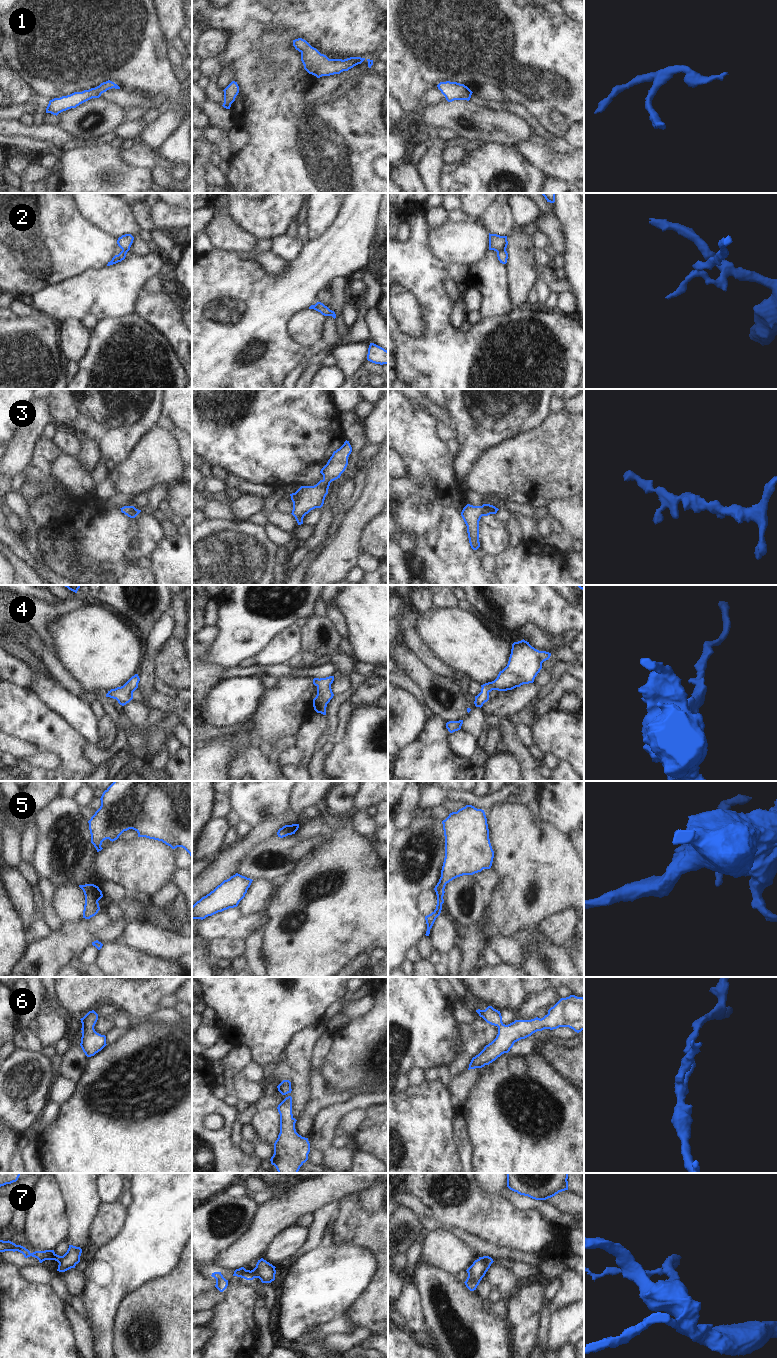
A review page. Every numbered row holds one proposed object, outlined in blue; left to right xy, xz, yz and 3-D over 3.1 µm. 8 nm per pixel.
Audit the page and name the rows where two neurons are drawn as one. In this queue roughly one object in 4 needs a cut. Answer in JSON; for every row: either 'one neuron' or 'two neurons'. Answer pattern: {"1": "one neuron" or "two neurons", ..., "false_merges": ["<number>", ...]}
{"1": "one neuron", "2": "two neurons", "3": "one neuron", "4": "one neuron", "5": "one neuron", "6": "one neuron", "7": "two neurons", "false_merges": ["2", "7"]}

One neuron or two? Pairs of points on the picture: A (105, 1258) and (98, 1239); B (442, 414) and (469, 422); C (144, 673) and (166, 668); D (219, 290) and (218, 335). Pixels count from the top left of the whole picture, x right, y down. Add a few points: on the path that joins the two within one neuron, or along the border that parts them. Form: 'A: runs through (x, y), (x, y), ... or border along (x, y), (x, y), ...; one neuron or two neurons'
A: border along (119, 1232), (98, 1248); two neurons
B: border along (447, 408), (456, 420), (459, 429); two neurons
C: border along (154, 659), (154, 674), (156, 676); two neurons
D: runs through (236, 298), (247, 313), (235, 326); one neuron

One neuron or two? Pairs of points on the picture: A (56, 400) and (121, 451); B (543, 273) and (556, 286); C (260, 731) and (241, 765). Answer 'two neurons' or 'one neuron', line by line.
A: one neuron
B: one neuron
C: two neurons

